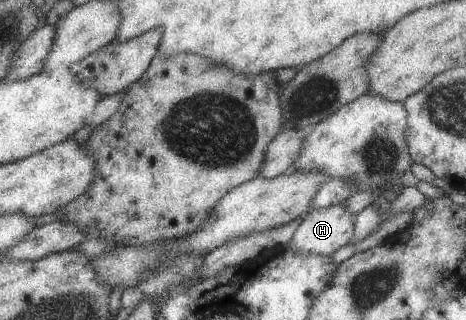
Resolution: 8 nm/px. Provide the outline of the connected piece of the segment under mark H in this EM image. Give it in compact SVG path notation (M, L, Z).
M341 203L320 209L309 209L300 217L295 234L287 246L293 252L317 253L330 256L341 246L352 242L355 215Z

